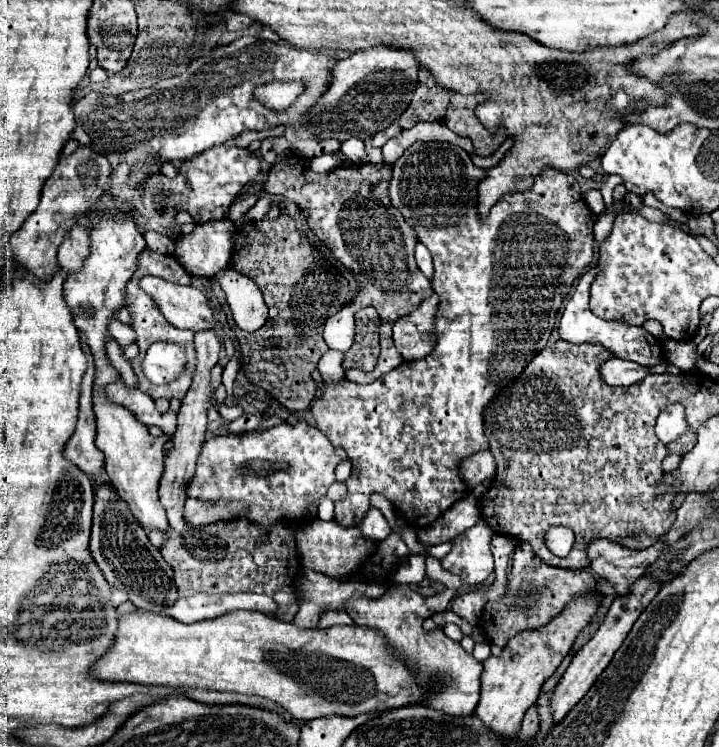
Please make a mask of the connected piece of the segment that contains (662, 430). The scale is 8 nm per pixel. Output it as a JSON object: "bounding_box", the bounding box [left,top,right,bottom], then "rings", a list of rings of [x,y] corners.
{"bounding_box":[656,403,688,441],"rings":[[[670,403],[668,407],[662,409],[662,413],[658,415],[656,421],[656,435],[662,441],[674,441],[680,435],[684,435],[688,431],[688,421],[684,415],[684,407],[678,403]]]}

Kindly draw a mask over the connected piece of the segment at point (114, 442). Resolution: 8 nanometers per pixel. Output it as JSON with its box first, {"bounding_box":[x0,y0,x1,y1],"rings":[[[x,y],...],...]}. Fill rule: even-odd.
{"bounding_box":[94,399,171,531],"rings":[[[94,399],[96,413],[96,445],[106,457],[106,475],[120,495],[122,501],[128,503],[128,509],[140,523],[140,527],[150,531],[168,531],[170,523],[166,519],[164,507],[158,499],[158,483],[162,477],[162,461],[164,461],[164,443],[171,437],[163,434],[152,437],[148,427],[140,421],[134,421],[126,409],[118,409],[118,405],[106,405],[106,401]]]}

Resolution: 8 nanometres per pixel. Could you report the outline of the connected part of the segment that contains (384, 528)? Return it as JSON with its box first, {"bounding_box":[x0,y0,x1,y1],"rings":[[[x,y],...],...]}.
{"bounding_box":[360,507,392,541],"rings":[[[372,507],[372,509],[366,513],[366,517],[362,519],[360,531],[364,533],[364,537],[368,537],[368,539],[372,539],[372,541],[382,541],[382,539],[386,539],[386,537],[392,533],[388,521],[384,519],[384,515],[382,515],[376,507]]]}

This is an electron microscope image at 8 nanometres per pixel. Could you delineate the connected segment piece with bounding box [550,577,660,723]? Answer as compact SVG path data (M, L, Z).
M646 577L646 581L638 581L638 585L634 585L634 593L630 593L630 597L618 597L618 599L614 599L612 607L608 609L608 615L602 621L602 625L596 631L596 635L574 655L574 659L568 665L566 673L562 675L560 683L552 691L550 711L552 711L552 721L554 723L562 721L566 717L566 713L586 695L586 691L600 677L600 673L608 667L608 663L612 661L616 649L622 645L622 641L626 639L628 631L632 629L632 625L636 623L636 619L640 617L640 613L650 605L650 601L656 597L658 591L660 591L660 585L650 585L650 577Z

